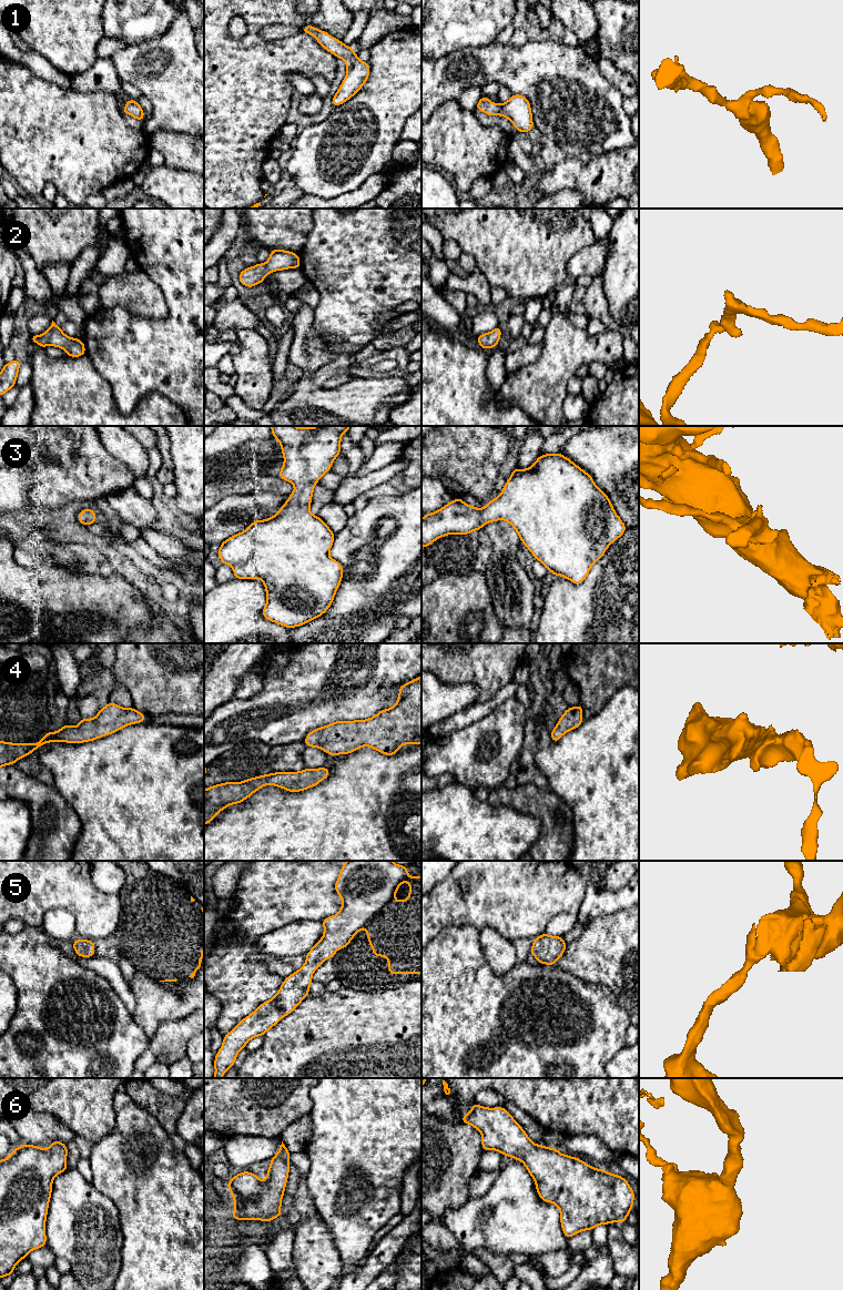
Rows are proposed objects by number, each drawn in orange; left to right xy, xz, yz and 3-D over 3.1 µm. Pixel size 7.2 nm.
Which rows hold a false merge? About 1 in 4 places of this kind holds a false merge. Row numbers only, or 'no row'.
no row

